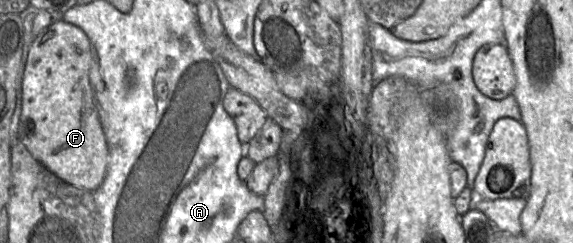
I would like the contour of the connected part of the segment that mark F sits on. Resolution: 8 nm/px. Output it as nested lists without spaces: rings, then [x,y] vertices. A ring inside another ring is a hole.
[[[63,19],[34,39],[23,76],[18,138],[32,156],[64,182],[88,191],[103,183],[109,148],[90,81],[93,45],[78,26]]]

